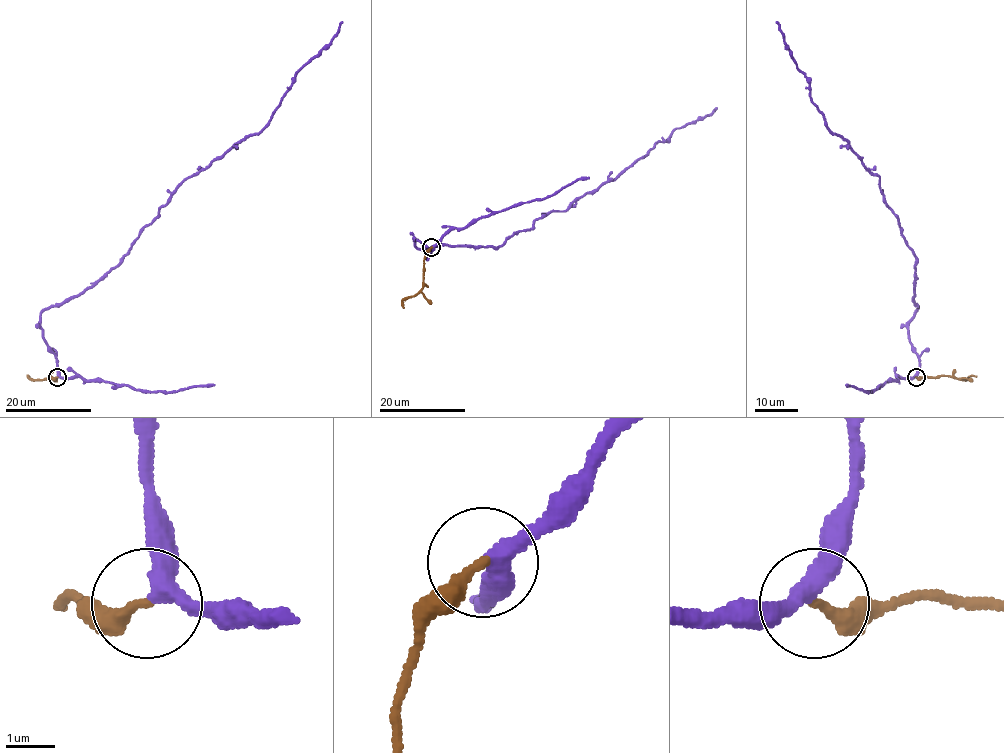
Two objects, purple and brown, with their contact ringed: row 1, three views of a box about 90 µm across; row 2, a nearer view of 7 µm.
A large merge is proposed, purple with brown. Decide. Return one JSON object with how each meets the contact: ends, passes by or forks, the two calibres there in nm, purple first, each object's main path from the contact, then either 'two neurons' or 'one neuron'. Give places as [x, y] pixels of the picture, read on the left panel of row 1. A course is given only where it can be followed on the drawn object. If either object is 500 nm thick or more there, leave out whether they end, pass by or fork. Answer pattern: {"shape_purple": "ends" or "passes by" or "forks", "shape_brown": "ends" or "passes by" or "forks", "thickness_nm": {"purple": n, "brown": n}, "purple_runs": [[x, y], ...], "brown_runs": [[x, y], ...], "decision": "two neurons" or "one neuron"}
{"shape_purple": "passes by", "shape_brown": "ends", "thickness_nm": {"purple": 340, "brown": 240}, "purple_runs": [[57, 377], [40, 314], [92, 287], [176, 189], [257, 134], [342, 22]], "brown_runs": [[57, 377], [31, 379], [29, 376]], "decision": "one neuron"}

